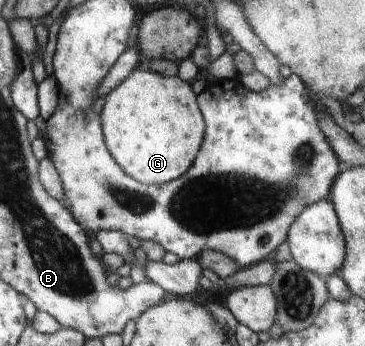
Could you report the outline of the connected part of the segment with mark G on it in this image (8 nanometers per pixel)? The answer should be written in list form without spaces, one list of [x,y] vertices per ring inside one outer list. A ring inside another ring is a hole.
[[[136,68],[106,95],[99,116],[112,157],[133,178],[148,185],[168,184],[186,173],[204,141],[196,95],[180,76],[164,77]]]

